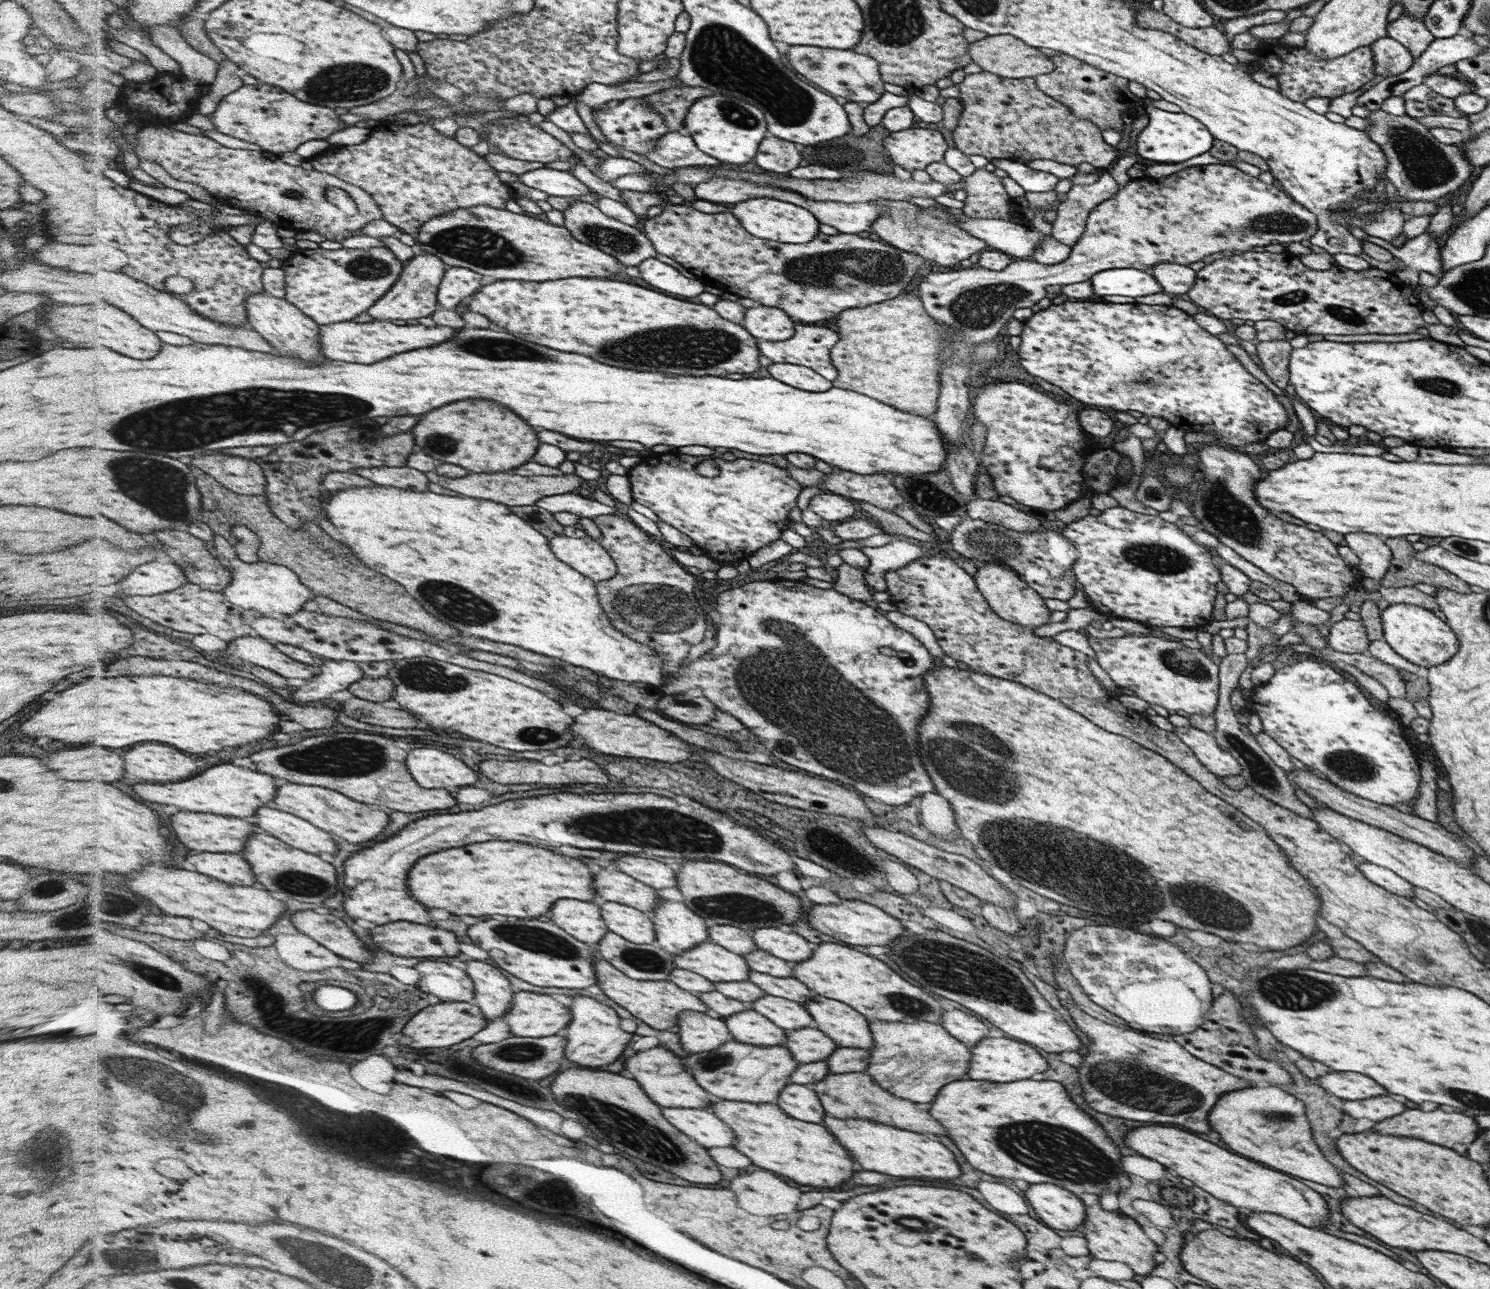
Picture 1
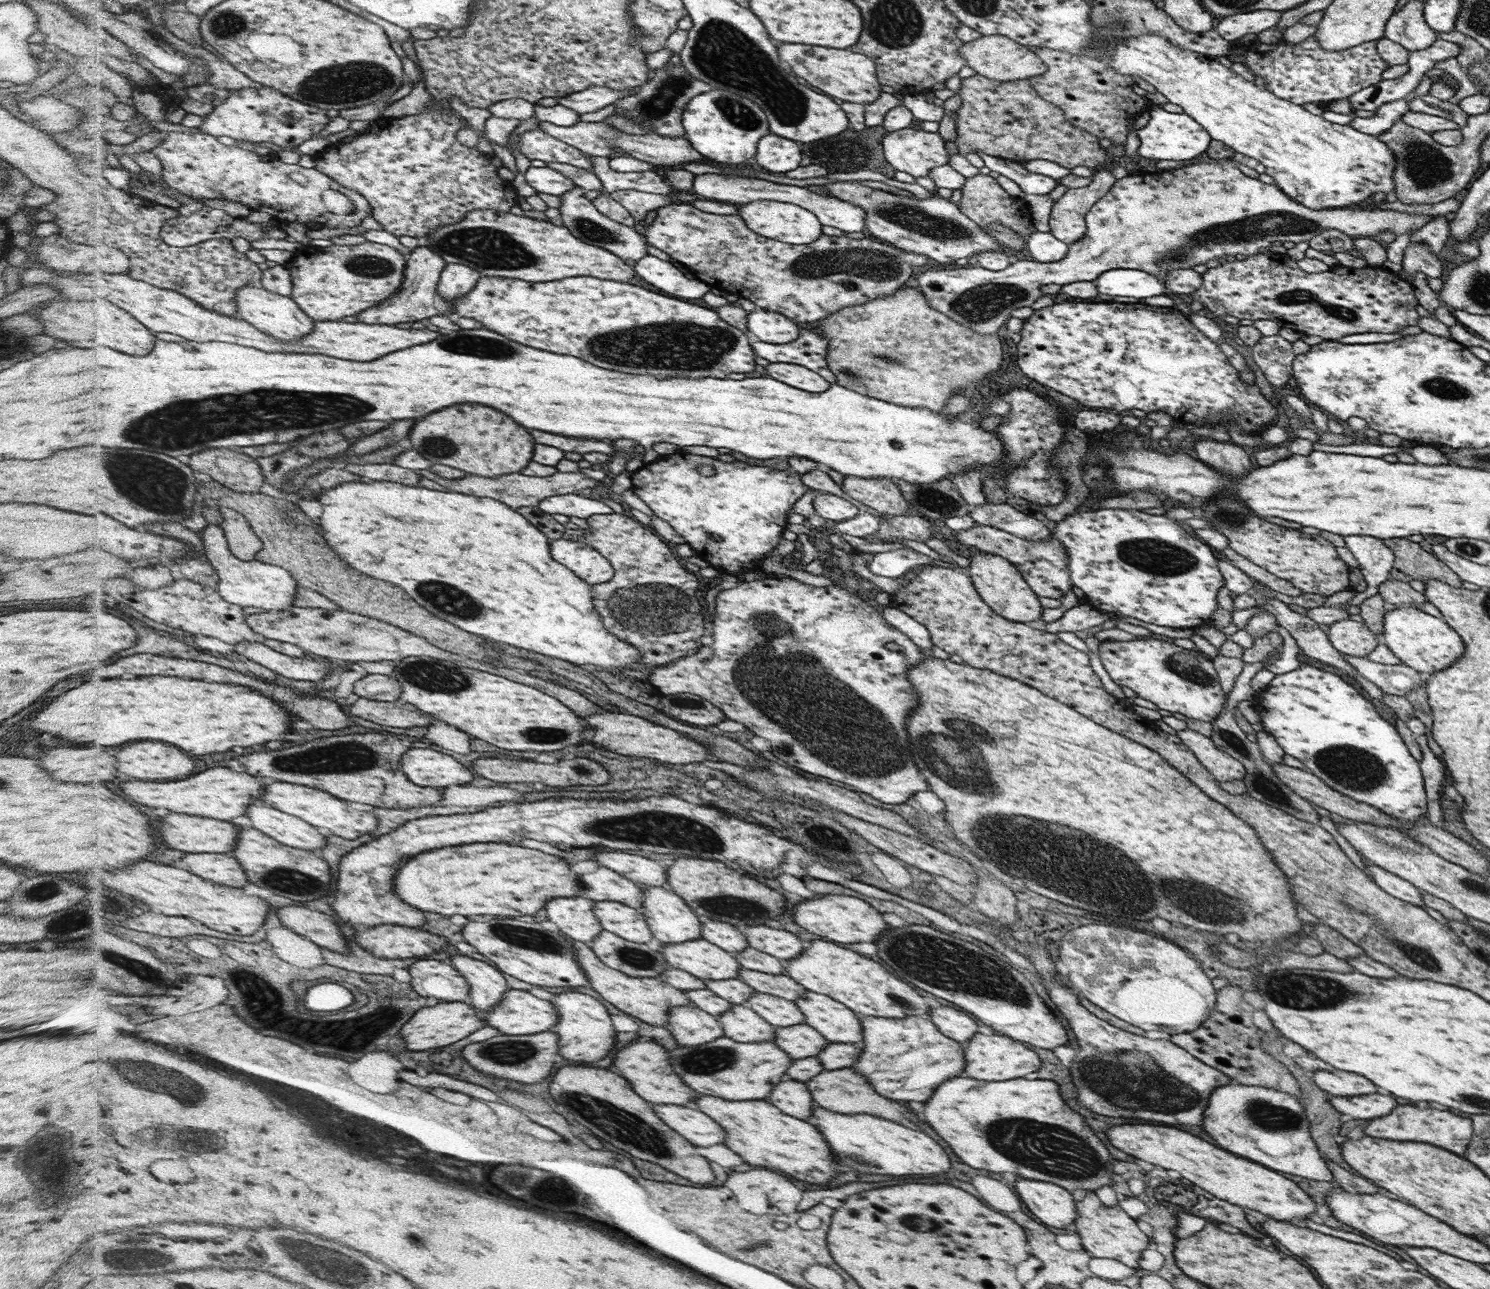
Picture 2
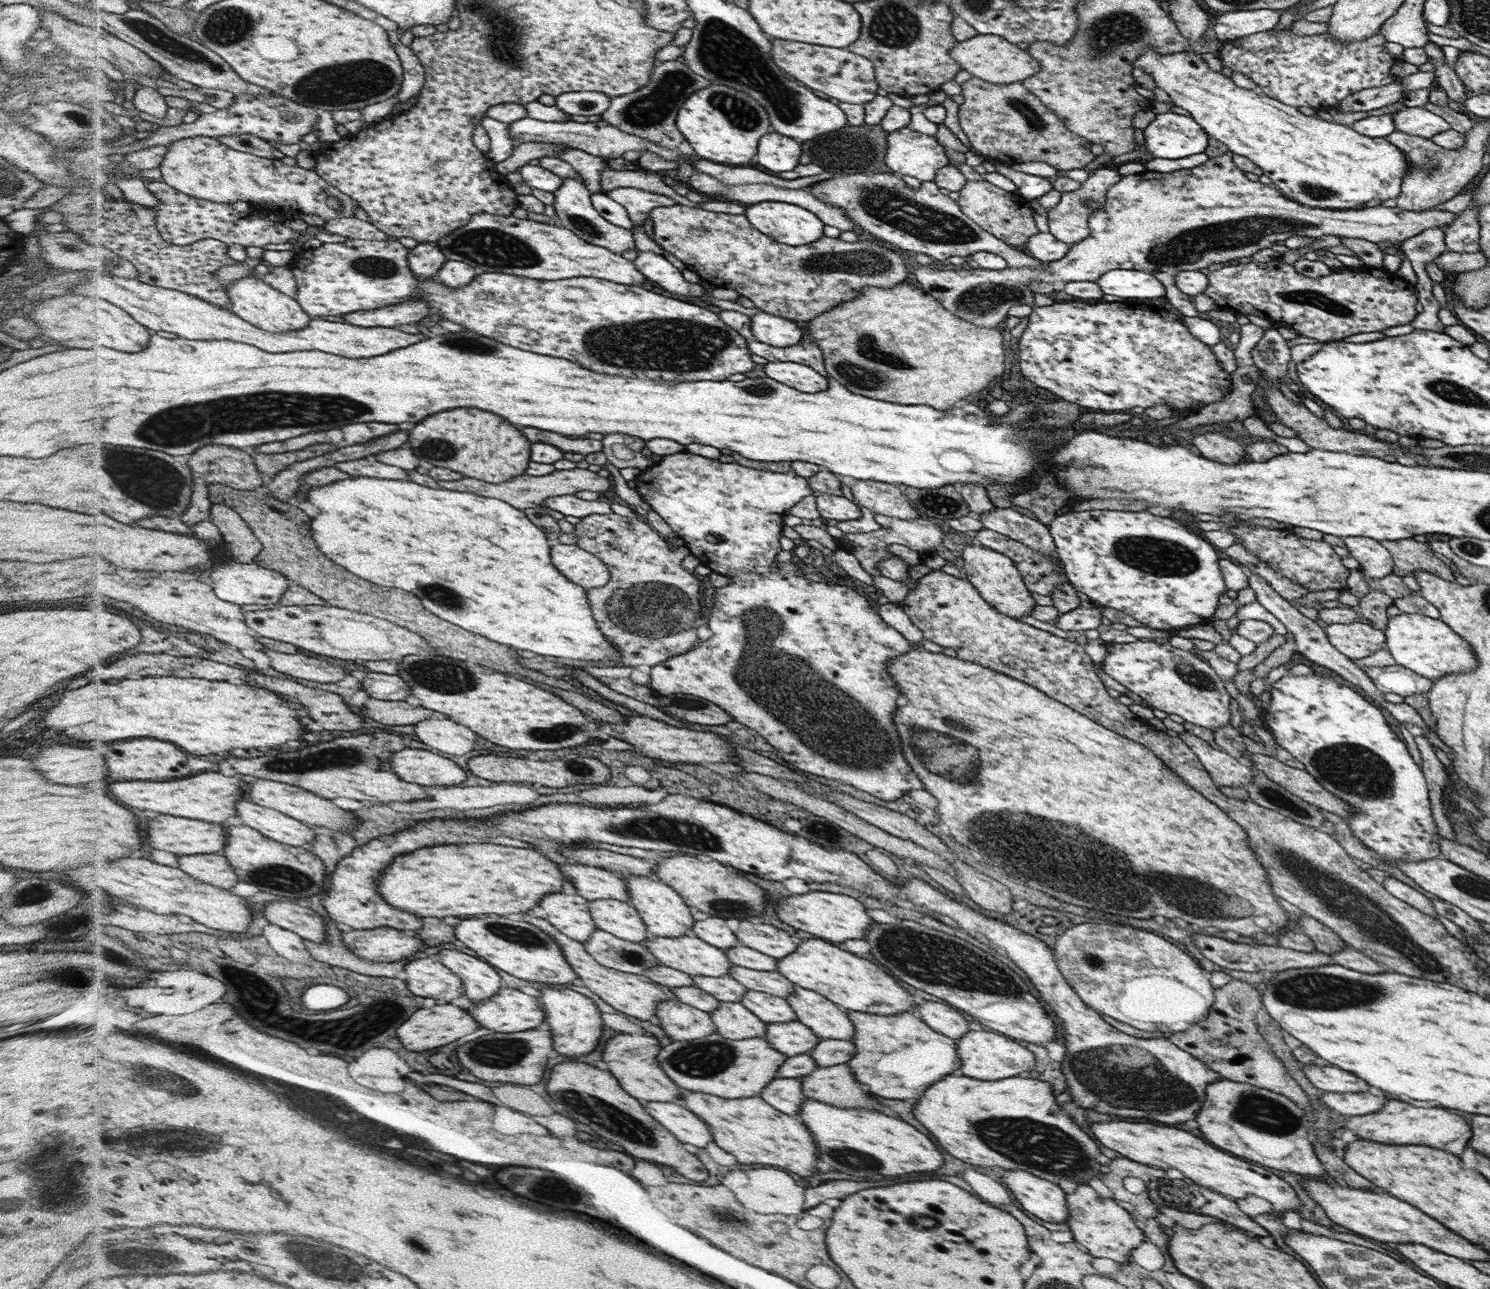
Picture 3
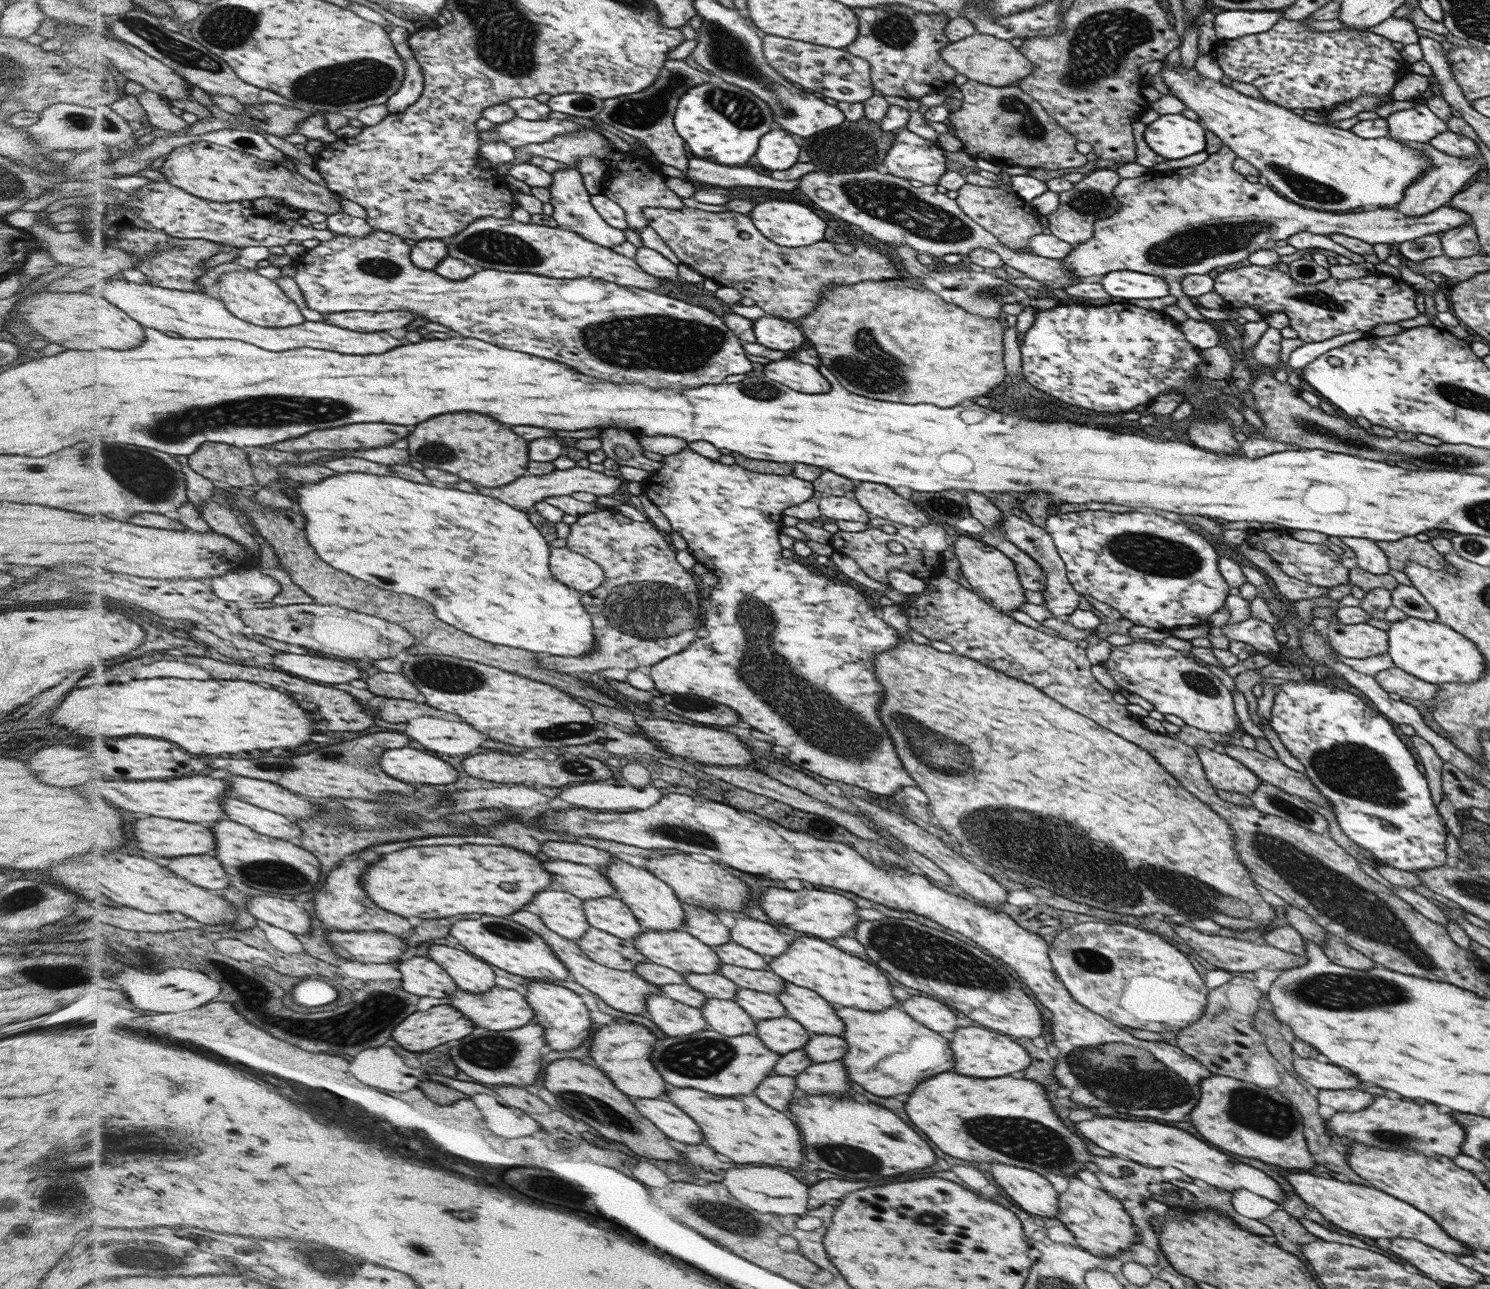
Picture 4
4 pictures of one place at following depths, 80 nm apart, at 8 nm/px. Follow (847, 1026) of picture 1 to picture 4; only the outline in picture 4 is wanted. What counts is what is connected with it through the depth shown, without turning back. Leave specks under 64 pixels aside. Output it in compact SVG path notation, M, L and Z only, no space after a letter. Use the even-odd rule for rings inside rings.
M786 981L785 989L781 990L777 997L787 1007L786 1017L796 1019L796 1022L802 1023L811 1033L839 1037L844 1034L846 1027L843 1019L835 1013L835 1006L816 991L810 990L808 987L796 986L796 983Z

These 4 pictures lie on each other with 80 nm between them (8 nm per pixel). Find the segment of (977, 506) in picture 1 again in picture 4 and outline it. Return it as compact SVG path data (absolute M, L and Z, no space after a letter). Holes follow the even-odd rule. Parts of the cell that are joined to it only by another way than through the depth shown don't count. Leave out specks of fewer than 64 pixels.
M1007 512L1005 513L1005 518L999 524L998 532L1004 535L1006 539L1012 541L1016 547L1026 551L1043 567L1043 573L1047 575L1047 588L1041 590L1044 597L1044 608L1050 610L1054 617L1072 614L1077 609L1078 604L1080 604L1080 594L1069 583L1064 561L1058 555L1053 538L1046 532L1046 529Z

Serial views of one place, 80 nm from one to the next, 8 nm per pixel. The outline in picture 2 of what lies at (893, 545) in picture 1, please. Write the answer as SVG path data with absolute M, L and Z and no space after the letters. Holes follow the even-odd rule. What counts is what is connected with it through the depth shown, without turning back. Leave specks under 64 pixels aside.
M894 550L894 552L880 552L872 556L870 572L886 578L901 578L915 566L930 565L932 558L914 550Z

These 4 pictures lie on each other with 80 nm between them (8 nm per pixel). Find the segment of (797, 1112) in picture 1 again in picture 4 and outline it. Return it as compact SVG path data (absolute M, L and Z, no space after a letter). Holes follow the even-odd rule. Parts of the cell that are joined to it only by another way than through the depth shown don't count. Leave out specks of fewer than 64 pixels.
M773 1073L760 1082L760 1086L754 1090L754 1094L760 1094L760 1098L764 1098L764 1102L768 1102L768 1106L776 1106L776 1110L786 1110L794 1090L796 1090L795 1078Z

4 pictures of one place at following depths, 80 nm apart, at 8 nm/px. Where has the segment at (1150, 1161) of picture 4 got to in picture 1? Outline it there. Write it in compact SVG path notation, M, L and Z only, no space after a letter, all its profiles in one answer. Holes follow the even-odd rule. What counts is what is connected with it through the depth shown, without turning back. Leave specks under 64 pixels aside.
M1146 1126L1146 1128L1136 1128L1132 1132L1126 1134L1124 1138L1126 1146L1132 1148L1134 1152L1150 1158L1150 1160L1156 1160L1160 1162L1162 1166L1166 1168L1172 1168L1180 1174L1181 1178L1188 1178L1196 1184L1195 1188L1202 1188L1202 1190L1216 1196L1218 1200L1226 1200L1230 1202L1232 1206L1238 1206L1238 1208L1248 1208L1248 1210L1254 1210L1254 1212L1270 1212L1270 1214L1282 1214L1284 1218L1290 1218L1294 1222L1299 1222L1302 1226L1308 1228L1320 1228L1322 1225L1326 1226L1328 1216L1327 1200L1322 1194L1318 1194L1315 1190L1312 1190L1307 1185L1304 1185L1302 1181L1296 1177L1286 1175L1282 1172L1274 1172L1270 1168L1264 1168L1264 1166L1258 1166L1256 1162L1248 1160L1248 1158L1242 1158L1242 1156L1236 1156L1212 1142L1206 1142L1190 1132L1184 1132L1184 1130L1178 1130L1178 1128L1168 1128L1168 1126Z

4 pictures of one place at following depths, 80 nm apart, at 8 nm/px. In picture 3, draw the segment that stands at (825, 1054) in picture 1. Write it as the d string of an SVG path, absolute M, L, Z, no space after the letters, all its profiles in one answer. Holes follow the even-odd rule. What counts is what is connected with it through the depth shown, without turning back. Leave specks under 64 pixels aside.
M796 1020L790 1022L767 1023L769 1029L765 1038L776 1050L788 1057L810 1054L819 1044L820 1038L804 1023Z

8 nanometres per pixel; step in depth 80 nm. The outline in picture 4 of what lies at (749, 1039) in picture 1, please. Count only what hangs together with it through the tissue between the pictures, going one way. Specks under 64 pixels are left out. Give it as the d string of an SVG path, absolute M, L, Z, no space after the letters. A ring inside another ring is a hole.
M709 998L701 1006L702 1016L711 1030L729 1037L756 1035L758 1021L751 1017L738 1002Z

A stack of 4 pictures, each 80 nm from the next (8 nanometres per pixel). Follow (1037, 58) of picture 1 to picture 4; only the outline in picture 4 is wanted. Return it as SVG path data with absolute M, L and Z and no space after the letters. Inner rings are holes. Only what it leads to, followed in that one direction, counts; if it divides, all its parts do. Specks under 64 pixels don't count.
M975 32L962 40L950 42L940 52L940 56L948 66L956 70L957 74L964 75L968 81L976 81L988 86L1004 87L1016 84L1034 72L1034 65L1028 60L1027 55L1014 47L1010 41L980 32Z

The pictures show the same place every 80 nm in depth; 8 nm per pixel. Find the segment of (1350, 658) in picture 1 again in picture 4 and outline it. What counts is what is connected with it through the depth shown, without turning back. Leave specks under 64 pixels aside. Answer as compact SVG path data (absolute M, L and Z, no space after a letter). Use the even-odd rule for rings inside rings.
M1388 668L1376 674L1374 678L1388 694L1396 691L1400 697L1415 698L1429 704L1430 700L1438 695L1439 685L1424 682L1400 668Z

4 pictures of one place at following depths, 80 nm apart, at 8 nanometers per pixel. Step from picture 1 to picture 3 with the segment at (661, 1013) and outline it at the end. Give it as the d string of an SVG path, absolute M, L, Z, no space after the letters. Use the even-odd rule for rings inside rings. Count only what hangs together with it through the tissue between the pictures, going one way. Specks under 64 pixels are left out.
M516 914L516 916L528 918L528 922L532 922L534 926L547 931L562 946L564 956L566 956L567 961L576 970L576 973L578 973L579 983L594 992L594 994L600 996L604 1002L607 1002L612 1008L618 1010L618 1012L628 1016L634 1016L634 1018L639 1018L640 1020L649 1020L652 1024L658 1025L660 1019L656 1014L657 1004L666 1000L678 1000L678 995L674 993L674 990L671 990L671 987L652 982L650 978L643 974L624 972L599 963L582 942L568 938L568 935L556 930L552 926L552 923L548 922L548 919L536 918L536 916L530 916L530 914Z

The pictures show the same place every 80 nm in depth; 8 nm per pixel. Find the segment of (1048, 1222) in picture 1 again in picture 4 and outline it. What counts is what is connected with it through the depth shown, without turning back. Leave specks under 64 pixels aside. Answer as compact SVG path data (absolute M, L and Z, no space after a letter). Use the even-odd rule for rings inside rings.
M992 1162L990 1174L994 1182L1022 1210L1046 1218L1057 1218L1059 1194L1052 1184L1035 1170Z

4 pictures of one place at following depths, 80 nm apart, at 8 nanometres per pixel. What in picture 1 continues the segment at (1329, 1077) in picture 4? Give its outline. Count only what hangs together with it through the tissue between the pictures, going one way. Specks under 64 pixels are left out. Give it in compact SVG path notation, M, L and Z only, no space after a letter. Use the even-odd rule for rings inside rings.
M1332 1072L1320 1076L1317 1083L1326 1092L1338 1096L1341 1100L1362 1100L1362 1098L1388 1094L1382 1086L1378 1086L1372 1078L1366 1078L1364 1074Z

